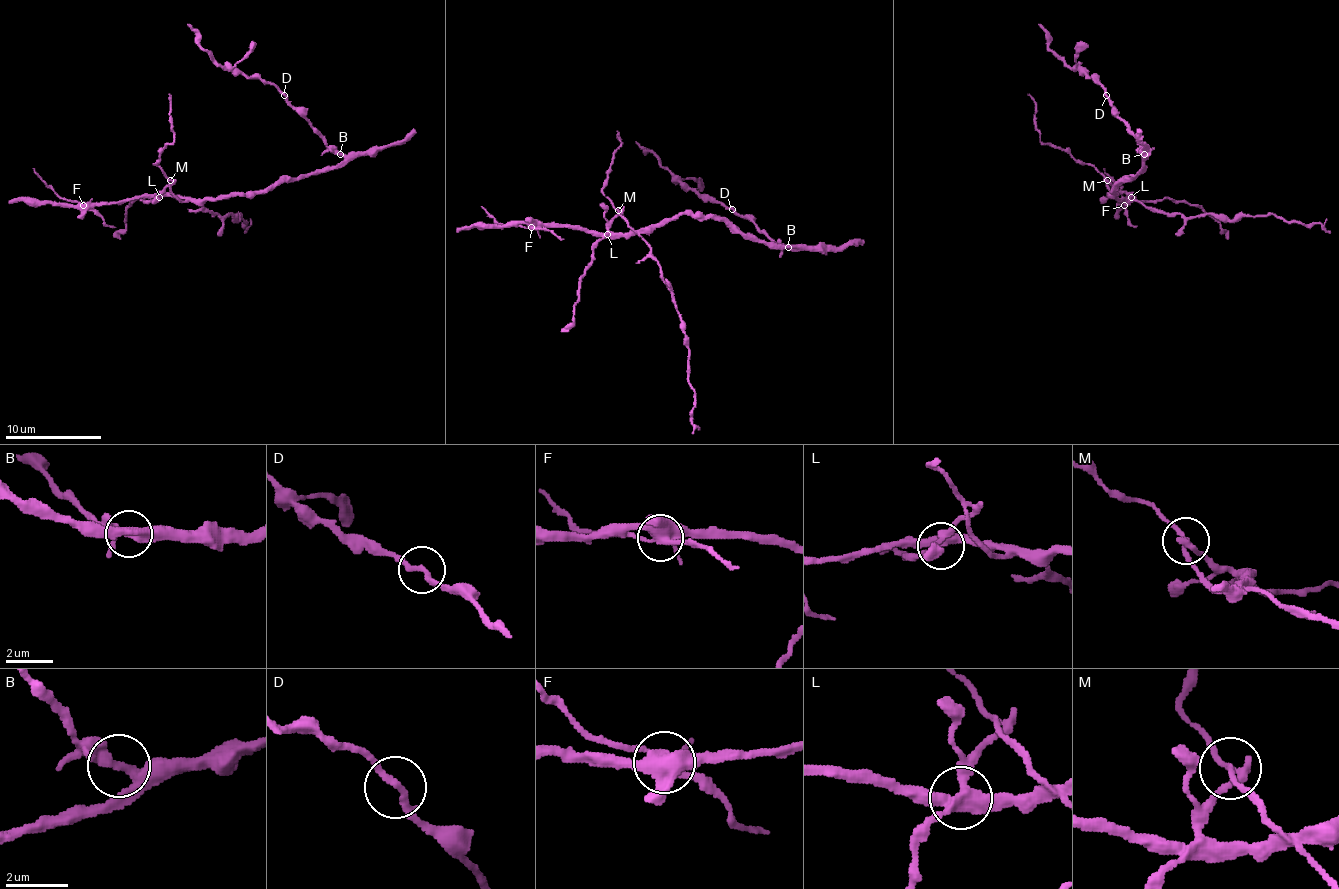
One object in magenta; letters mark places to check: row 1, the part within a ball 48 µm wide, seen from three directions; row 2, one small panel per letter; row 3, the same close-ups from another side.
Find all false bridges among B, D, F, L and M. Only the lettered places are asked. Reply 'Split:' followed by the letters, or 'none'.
Split: F, L, M

